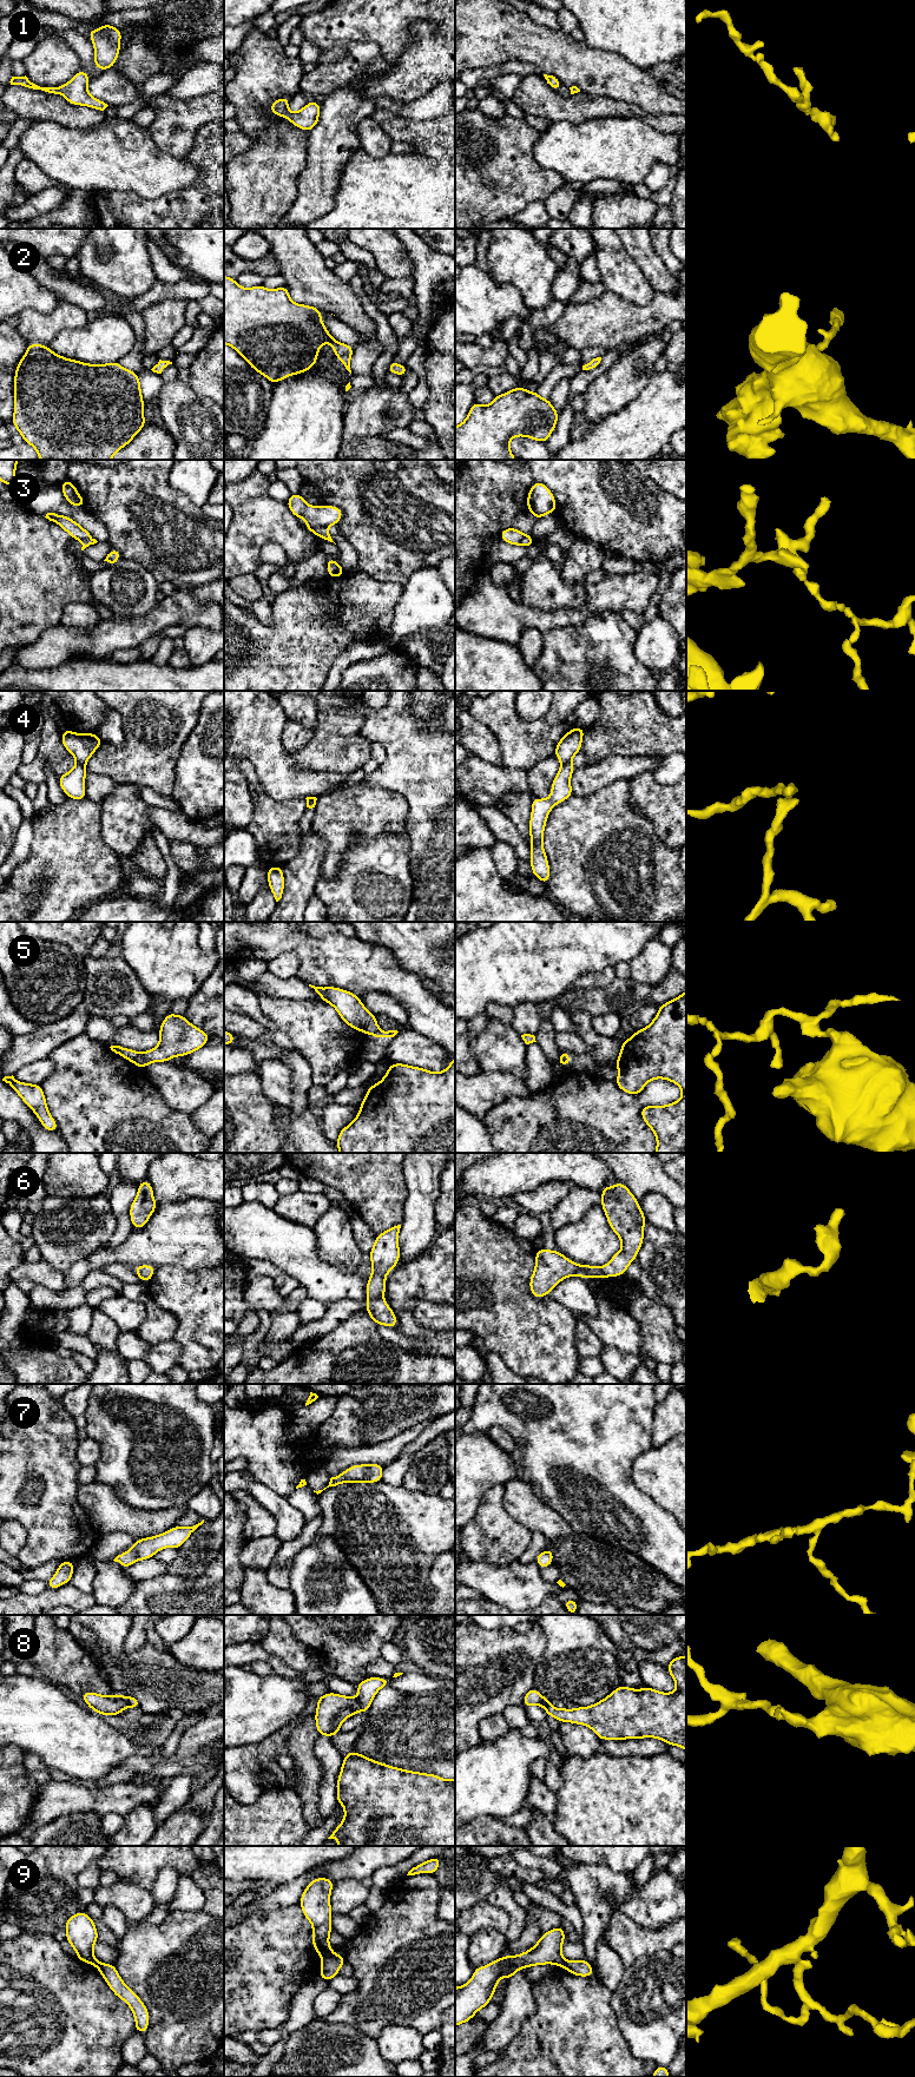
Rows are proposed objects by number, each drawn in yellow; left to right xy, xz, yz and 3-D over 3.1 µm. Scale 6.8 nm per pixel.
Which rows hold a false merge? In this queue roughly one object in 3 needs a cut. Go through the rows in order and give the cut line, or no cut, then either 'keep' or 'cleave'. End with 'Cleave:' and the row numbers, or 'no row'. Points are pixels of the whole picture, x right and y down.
1: cut none; keep
2: cut none; keep
3: cut xz (326, 526), (320, 526), (311, 531); cleave
4: cut yz (570, 762), (561, 764); cleave
5: cut xy (142, 1053), (146, 1065); cleave
6: cut none; keep
7: cut none; keep
8: cut xz (356, 1699), (361, 1709); cleave
9: cut xz (331, 1952), (323, 1959); cleave
Cleave: 3, 4, 5, 8, 9

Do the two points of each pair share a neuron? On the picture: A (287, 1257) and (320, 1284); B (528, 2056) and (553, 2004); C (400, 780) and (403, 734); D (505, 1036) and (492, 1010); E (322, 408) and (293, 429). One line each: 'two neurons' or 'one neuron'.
A: one neuron
B: one neuron
C: one neuron
D: two neurons
E: one neuron

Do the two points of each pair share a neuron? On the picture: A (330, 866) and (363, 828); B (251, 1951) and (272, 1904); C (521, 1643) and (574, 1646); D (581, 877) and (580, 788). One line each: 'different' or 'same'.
A: same
B: different
C: different
D: different

